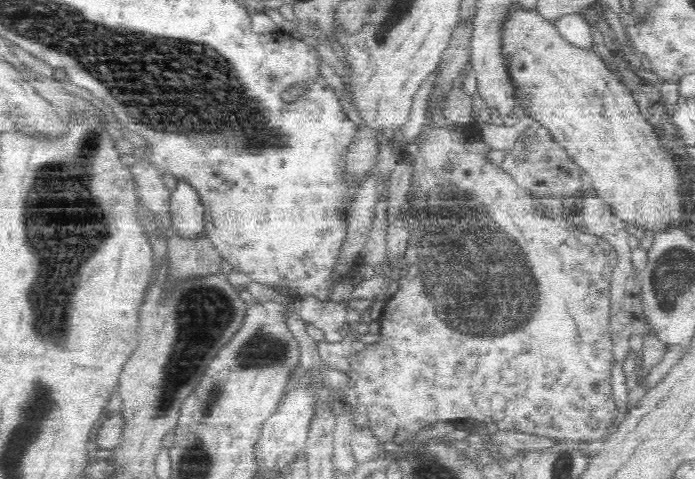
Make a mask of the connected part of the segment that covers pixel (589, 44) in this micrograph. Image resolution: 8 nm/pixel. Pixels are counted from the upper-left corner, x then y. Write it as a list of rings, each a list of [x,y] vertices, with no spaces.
[[[573,12],[566,14],[556,20],[554,24],[560,37],[572,47],[588,51],[596,51],[594,46],[594,36],[592,36],[592,26],[590,26],[581,16]]]

